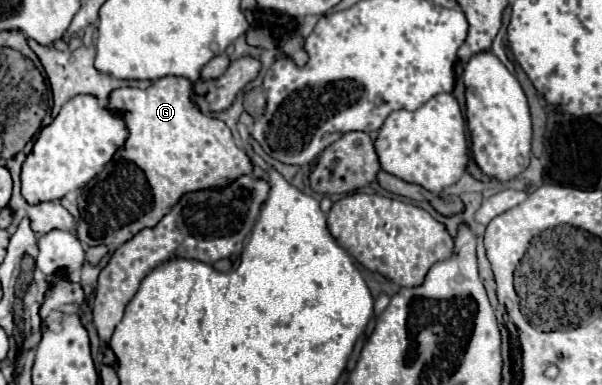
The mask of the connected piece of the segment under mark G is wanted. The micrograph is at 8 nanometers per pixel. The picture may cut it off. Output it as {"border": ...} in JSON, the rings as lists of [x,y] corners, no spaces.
{"border":[[[162,77],[146,89],[114,89],[104,107],[112,115],[122,113],[128,129],[128,139],[114,153],[112,161],[106,163],[106,167],[78,193],[76,205],[80,209],[80,221],[76,225],[76,237],[86,247],[106,245],[110,251],[114,251],[140,229],[154,227],[176,205],[182,193],[208,187],[224,187],[236,177],[252,173],[252,163],[248,155],[234,143],[228,125],[212,115],[202,113],[196,107],[192,99],[192,81],[186,77]]]}

